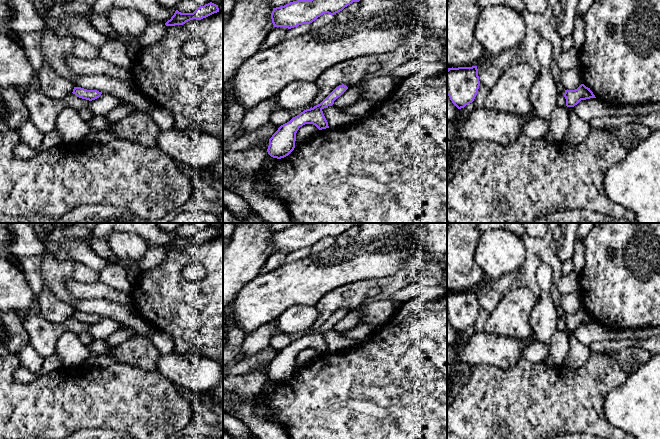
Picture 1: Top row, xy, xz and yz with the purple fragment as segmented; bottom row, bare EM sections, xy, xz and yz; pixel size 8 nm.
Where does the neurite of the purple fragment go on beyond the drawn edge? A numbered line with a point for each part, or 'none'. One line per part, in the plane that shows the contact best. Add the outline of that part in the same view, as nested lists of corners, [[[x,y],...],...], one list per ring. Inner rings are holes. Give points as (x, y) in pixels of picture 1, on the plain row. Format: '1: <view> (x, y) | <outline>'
none

